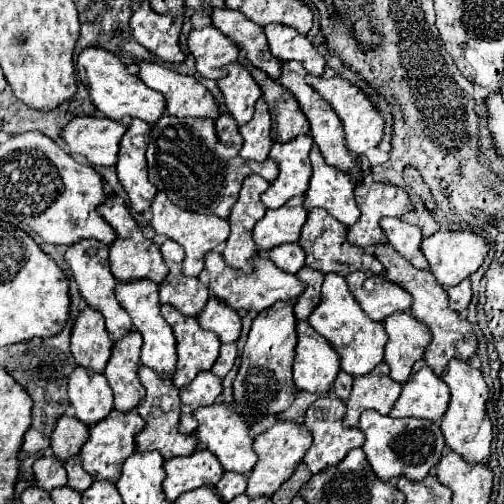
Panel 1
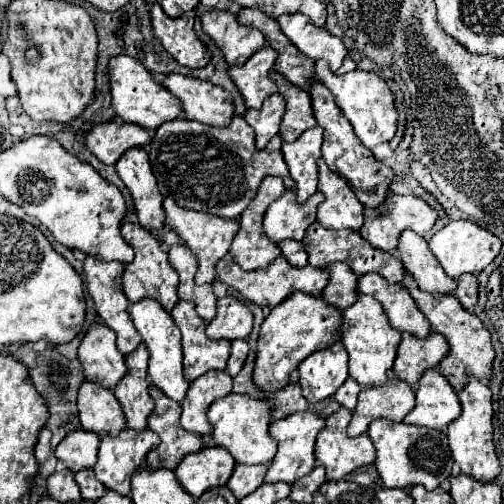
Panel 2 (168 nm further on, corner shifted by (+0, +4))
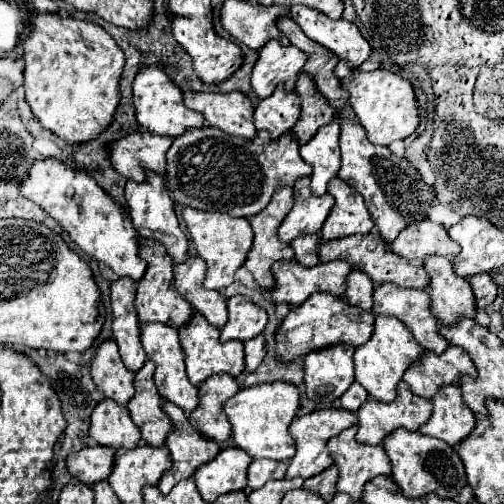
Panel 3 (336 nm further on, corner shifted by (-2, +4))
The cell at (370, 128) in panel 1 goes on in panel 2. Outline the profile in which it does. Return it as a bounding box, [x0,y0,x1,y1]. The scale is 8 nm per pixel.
[314,61,398,149]

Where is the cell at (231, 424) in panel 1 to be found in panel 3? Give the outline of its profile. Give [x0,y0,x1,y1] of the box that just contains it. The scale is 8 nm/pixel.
[224,381,300,459]

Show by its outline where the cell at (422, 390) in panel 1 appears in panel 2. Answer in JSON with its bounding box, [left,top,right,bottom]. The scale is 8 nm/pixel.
[404,369,460,429]

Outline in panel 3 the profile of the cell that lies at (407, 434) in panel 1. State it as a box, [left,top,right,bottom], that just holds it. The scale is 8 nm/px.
[384,429,468,499]

